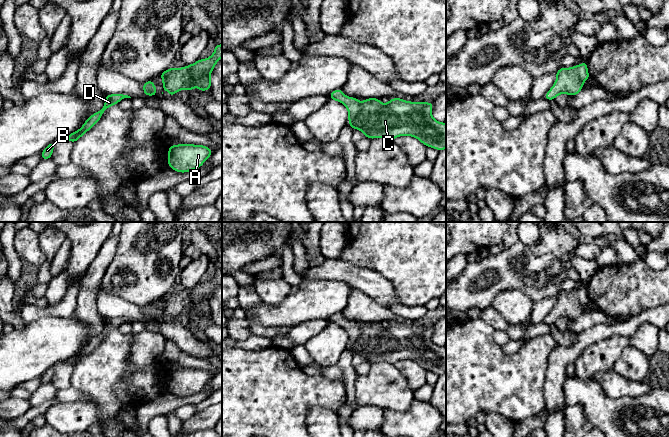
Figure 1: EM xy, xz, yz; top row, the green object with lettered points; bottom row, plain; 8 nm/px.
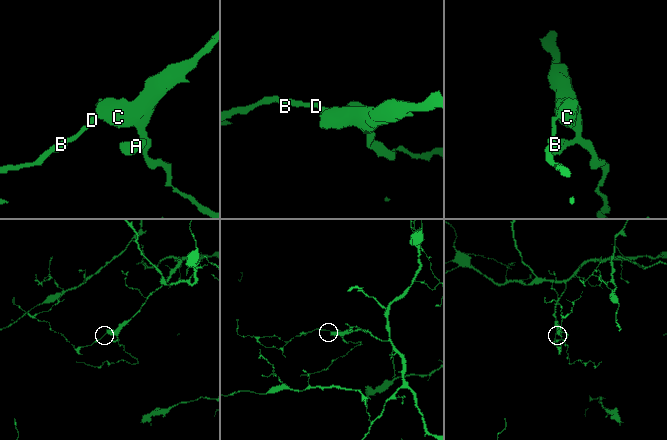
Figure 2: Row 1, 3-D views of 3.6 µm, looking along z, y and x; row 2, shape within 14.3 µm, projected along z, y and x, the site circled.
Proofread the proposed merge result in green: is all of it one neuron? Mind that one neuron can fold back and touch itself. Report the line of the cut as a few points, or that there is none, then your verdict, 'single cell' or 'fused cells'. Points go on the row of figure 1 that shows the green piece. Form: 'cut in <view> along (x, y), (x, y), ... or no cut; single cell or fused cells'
no cut; single cell

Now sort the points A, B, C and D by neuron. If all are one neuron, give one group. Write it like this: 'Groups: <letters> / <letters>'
Groups: A B C D

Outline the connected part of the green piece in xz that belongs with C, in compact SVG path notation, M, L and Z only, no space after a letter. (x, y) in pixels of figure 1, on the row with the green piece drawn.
M342 89L333 90L329 98L347 108L352 130L360 130L368 139L412 136L426 147L446 149L446 123L433 118L433 102L408 102L402 98L391 98L386 104L379 98L360 102L346 96Z

